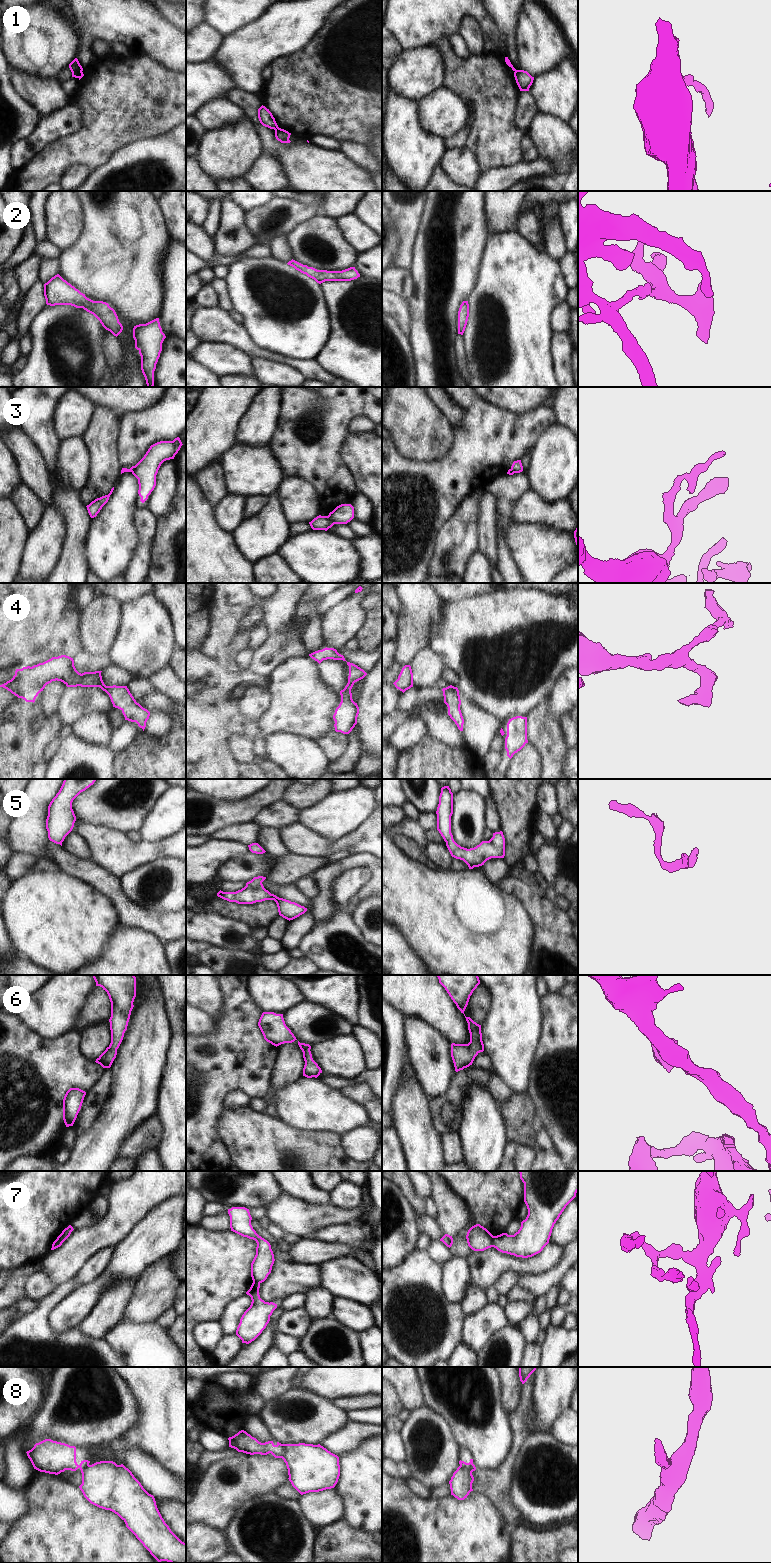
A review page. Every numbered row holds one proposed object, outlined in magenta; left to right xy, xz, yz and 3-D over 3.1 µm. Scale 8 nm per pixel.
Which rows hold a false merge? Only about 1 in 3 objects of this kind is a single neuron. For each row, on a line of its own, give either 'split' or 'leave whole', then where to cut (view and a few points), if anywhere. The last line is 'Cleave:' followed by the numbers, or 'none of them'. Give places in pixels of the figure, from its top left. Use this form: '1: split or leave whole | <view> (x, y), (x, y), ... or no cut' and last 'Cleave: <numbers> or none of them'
1: split | xz (277, 126), (274, 129)
2: leave whole | no cut
3: split | xz (328, 515), (334, 523)
4: leave whole | no cut
5: leave whole | no cut
6: leave whole | no cut
7: split | yz (494, 1236), (492, 1246)
8: split | xz (283, 1444), (283, 1455), (281, 1457)
Cleave: 1, 3, 7, 8

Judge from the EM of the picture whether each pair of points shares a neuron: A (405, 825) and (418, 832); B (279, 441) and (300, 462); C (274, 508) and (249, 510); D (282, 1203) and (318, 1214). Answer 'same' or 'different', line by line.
A: same
B: same
C: different
D: same

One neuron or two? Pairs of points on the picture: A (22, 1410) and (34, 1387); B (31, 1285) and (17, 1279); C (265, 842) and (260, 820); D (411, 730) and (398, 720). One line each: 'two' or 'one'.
A: one
B: two
C: two
D: two

